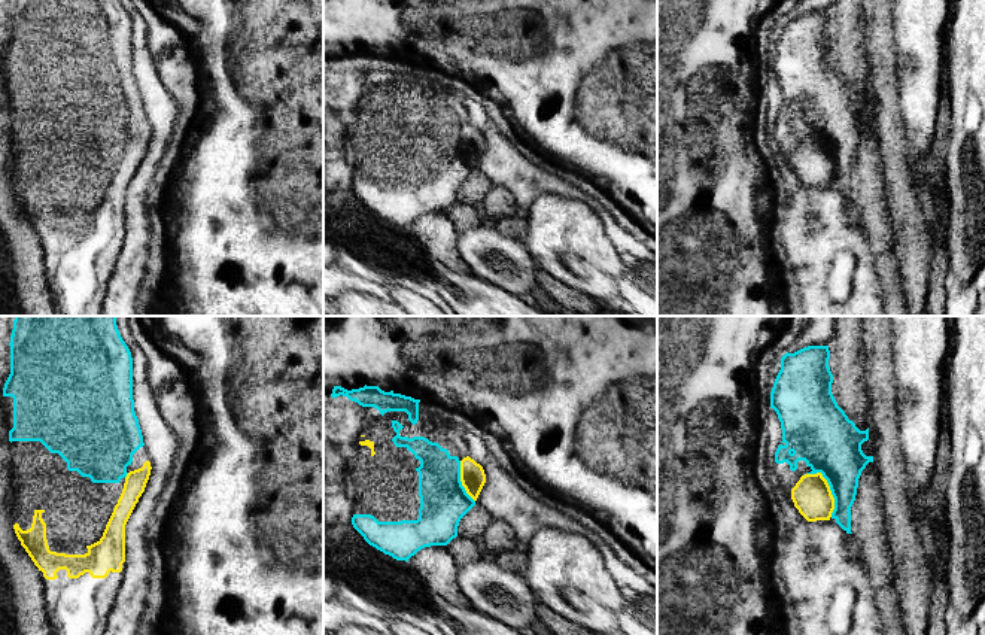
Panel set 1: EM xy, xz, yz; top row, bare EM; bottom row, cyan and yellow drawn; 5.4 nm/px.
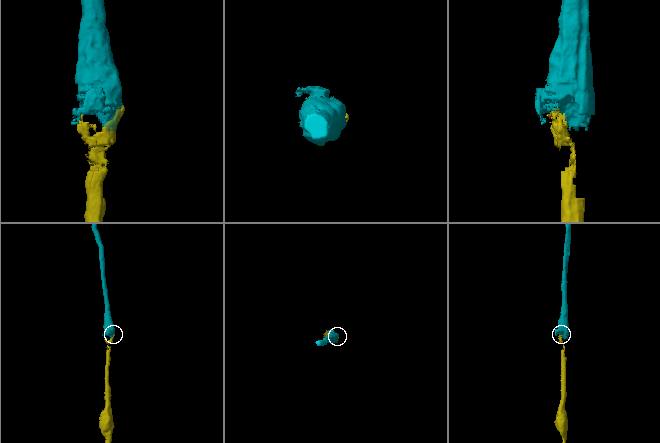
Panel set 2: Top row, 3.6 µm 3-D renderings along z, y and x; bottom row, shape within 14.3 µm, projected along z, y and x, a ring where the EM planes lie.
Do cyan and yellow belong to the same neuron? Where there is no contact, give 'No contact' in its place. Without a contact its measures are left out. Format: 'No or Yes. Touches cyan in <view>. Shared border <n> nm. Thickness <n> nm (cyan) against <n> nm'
Yes. Touches cyan in yz. Shared border 280 nm. Thickness 320 nm (cyan) against 200 nm

